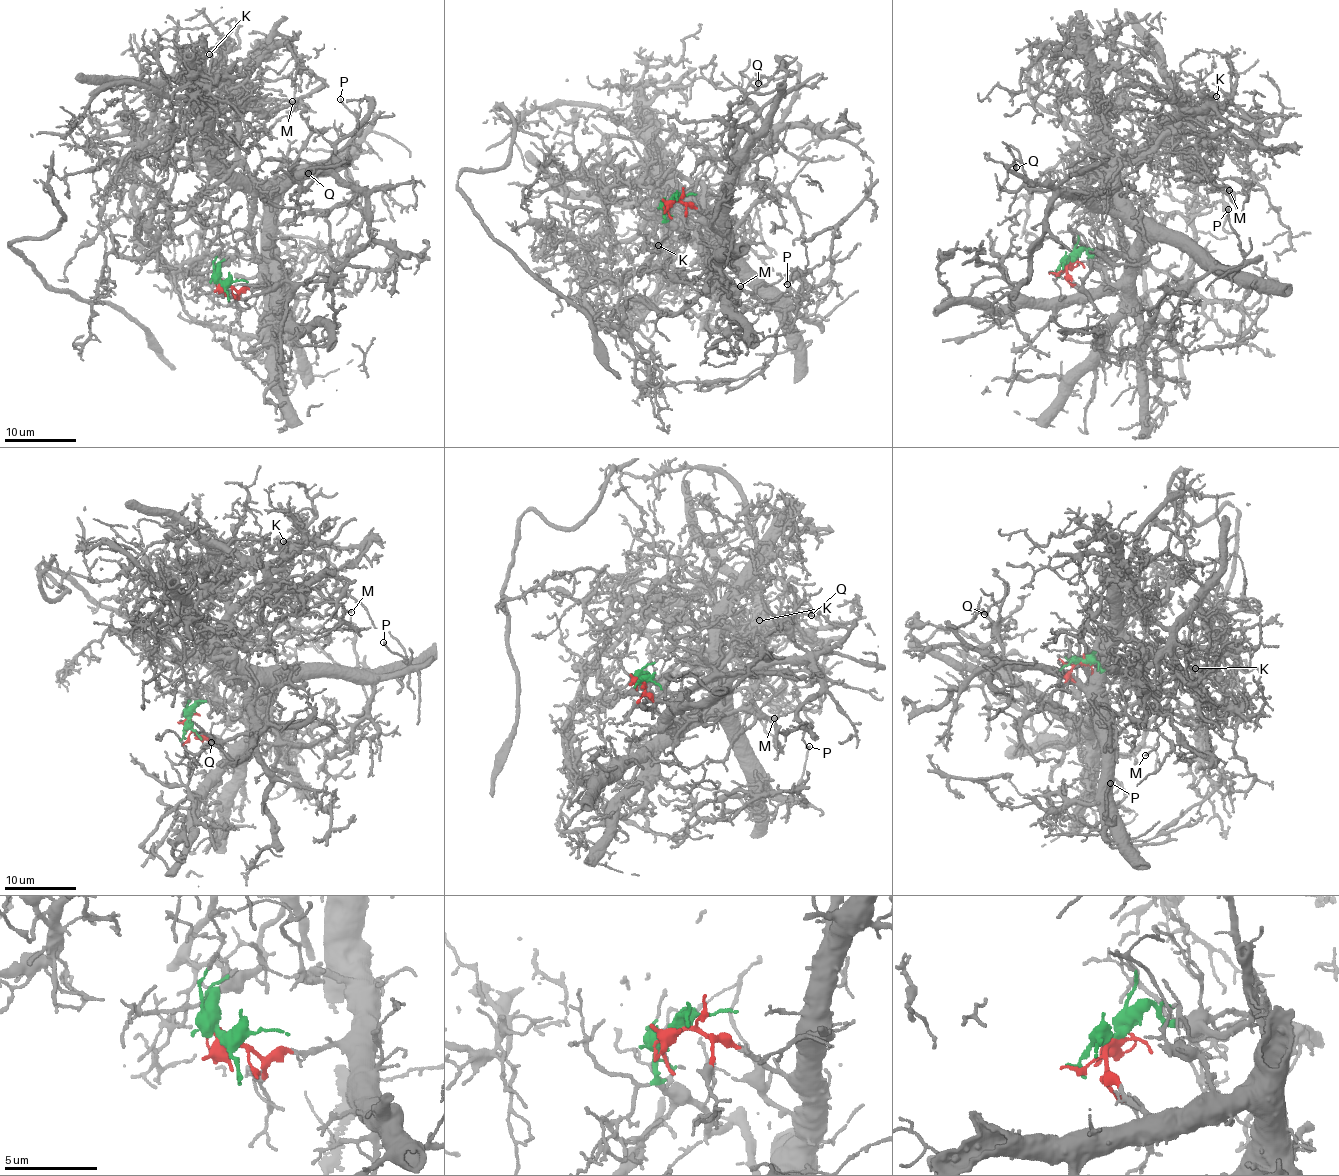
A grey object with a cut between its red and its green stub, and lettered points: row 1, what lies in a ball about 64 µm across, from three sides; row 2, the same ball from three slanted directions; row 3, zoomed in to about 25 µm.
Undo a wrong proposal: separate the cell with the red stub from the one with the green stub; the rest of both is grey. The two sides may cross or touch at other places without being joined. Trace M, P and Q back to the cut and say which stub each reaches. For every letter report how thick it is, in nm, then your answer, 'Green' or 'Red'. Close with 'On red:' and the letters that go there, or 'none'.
M: Thickness 120 nm. Green
P: Thickness 140 nm. Red
Q: Thickness 220 nm. Red
On red: P, Q

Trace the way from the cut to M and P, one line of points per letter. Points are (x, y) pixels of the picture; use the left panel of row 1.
M: (222, 282), (254, 176), (228, 86), (252, 87), (257, 108), (293, 101)
P: (222, 283), (245, 290), (272, 278), (274, 204), (283, 191), (348, 153), (361, 132), (355, 116), (339, 99)

